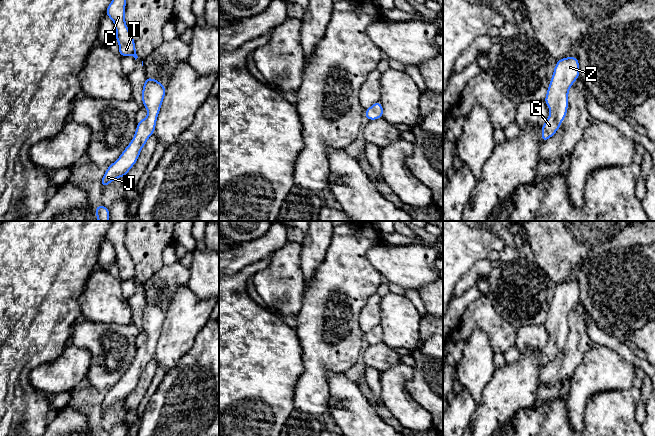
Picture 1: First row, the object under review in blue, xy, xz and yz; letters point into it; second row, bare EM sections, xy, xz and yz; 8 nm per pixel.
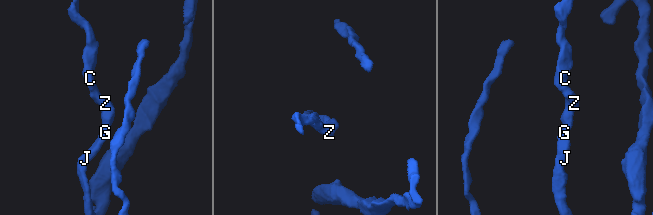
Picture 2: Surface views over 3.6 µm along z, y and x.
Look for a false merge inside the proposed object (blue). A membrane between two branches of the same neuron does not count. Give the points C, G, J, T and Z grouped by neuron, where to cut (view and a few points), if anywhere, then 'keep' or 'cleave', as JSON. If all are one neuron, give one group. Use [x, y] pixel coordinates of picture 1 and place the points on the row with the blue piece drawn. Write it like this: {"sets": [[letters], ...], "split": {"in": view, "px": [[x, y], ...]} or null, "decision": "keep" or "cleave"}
{"sets": [["C", "G", "J", "T", "Z"]], "split": null, "decision": "keep"}

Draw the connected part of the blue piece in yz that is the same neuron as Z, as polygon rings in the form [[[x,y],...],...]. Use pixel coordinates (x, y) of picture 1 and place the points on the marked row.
[[[565,57],[556,63],[544,99],[550,110],[550,115],[542,125],[541,138],[543,143],[555,135],[560,128],[561,122],[565,119],[569,89],[579,76],[579,61],[577,57]]]

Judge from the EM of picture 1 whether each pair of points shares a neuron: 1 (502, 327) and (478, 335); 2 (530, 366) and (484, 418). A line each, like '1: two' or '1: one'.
1: two
2: one

